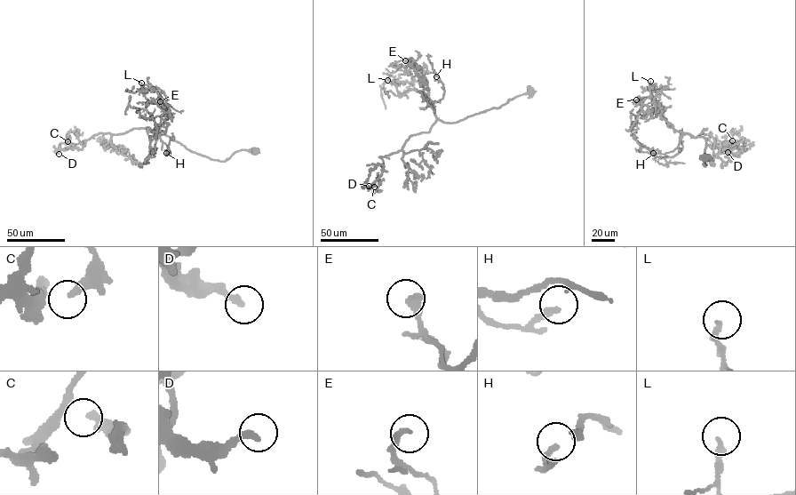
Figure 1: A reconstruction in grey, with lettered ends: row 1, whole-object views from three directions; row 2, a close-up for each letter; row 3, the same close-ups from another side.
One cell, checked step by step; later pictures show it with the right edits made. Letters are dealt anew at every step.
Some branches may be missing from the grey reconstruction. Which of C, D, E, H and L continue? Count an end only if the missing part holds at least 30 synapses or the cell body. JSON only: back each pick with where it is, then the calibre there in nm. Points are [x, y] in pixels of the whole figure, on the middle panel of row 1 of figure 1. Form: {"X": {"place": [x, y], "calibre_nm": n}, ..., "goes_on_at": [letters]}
{"goes_on_at": []}

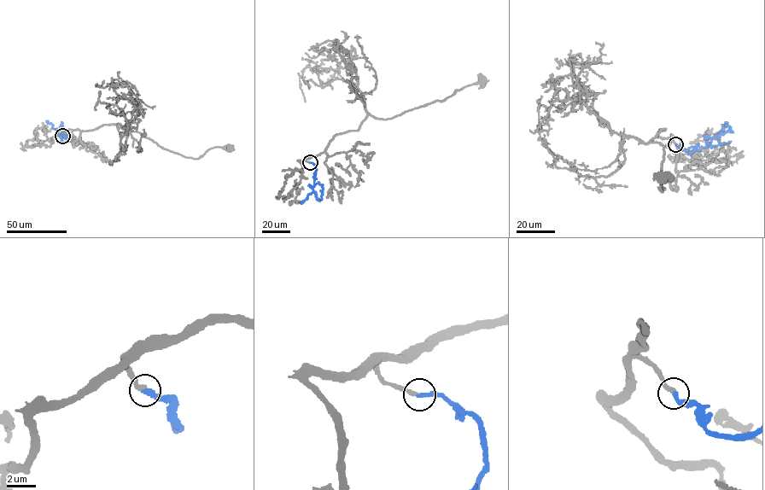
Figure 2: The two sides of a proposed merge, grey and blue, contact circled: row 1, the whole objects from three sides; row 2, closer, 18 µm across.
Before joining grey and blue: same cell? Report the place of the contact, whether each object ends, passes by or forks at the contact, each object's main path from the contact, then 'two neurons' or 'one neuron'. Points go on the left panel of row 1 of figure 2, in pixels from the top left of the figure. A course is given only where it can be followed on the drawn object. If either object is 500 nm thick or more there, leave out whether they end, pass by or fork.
place (62, 136); grey ends; blue ends; course grey (63, 135), (61, 132), (68, 130), (87, 131), (119, 124), (164, 148), (193, 159), (211, 148), (230, 148); course blue (63, 135), (66, 138), (59, 136), (58, 130), (45, 120); one neuron

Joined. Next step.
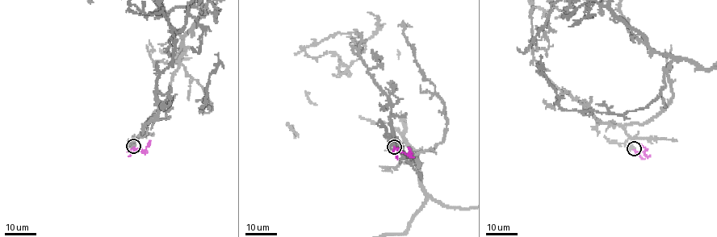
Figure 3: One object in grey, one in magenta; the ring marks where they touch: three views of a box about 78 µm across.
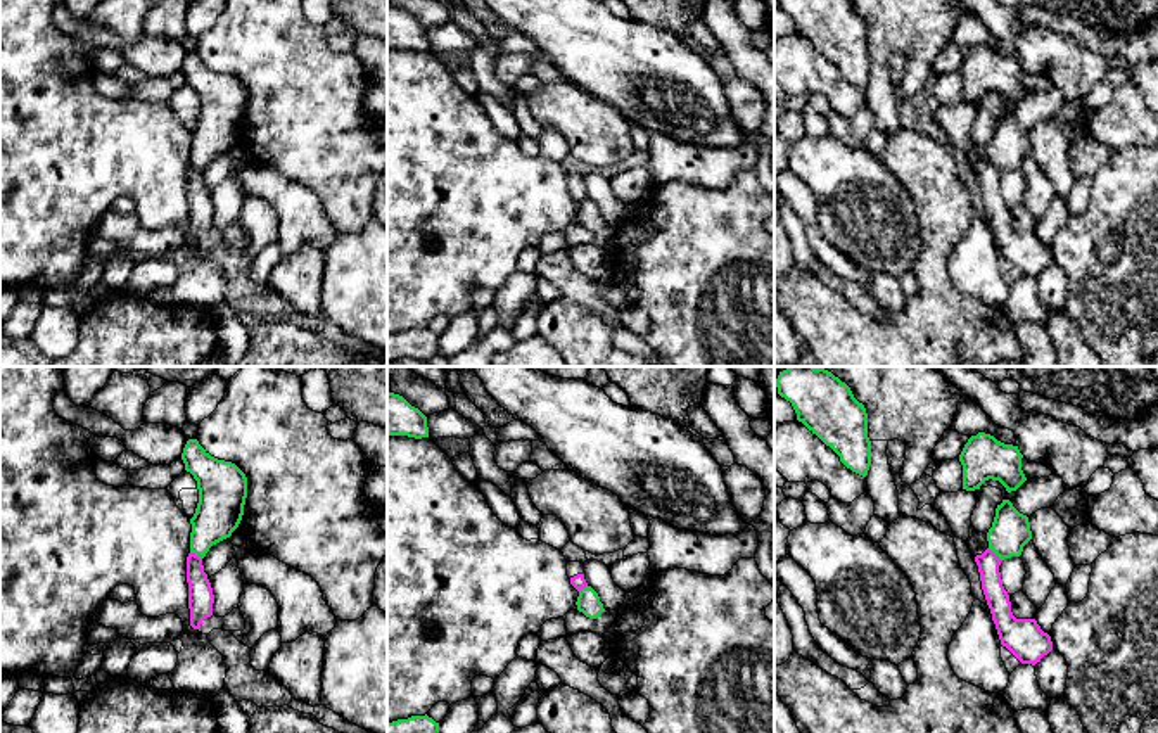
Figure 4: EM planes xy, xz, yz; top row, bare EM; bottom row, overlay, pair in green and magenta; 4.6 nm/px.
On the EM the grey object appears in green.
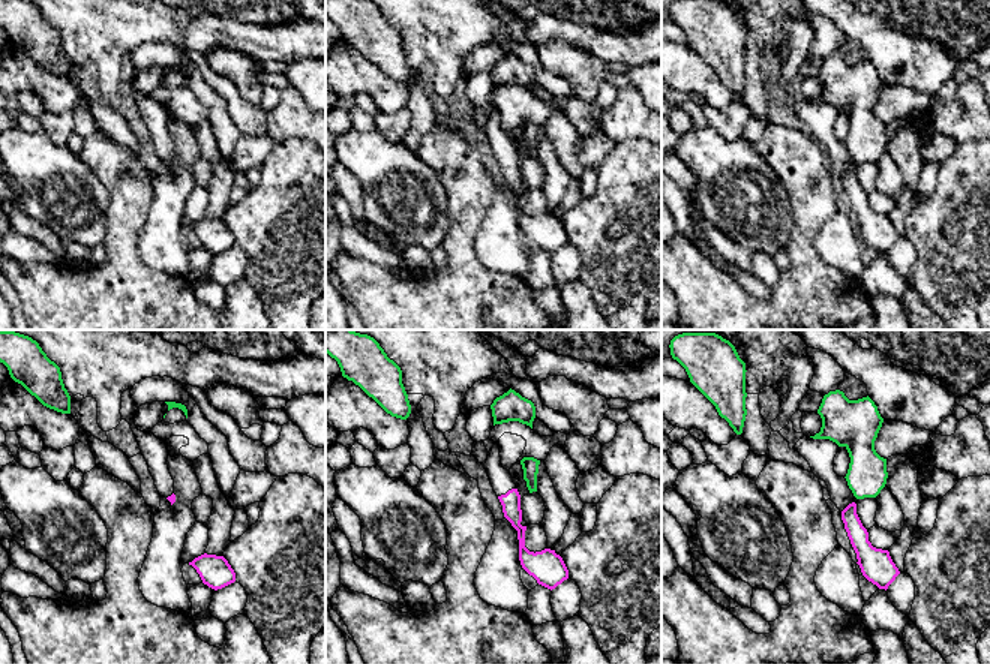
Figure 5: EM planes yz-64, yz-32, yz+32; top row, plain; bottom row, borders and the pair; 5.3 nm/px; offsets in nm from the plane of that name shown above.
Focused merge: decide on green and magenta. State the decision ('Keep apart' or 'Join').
Keep apart

